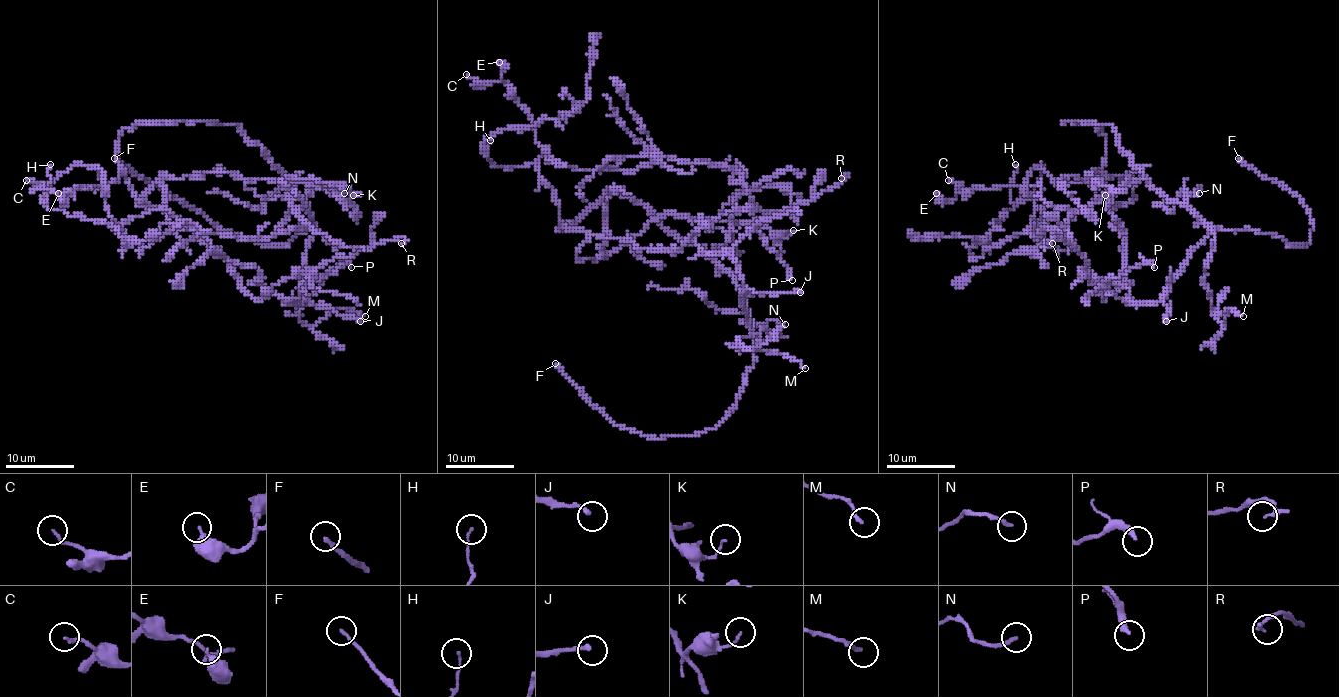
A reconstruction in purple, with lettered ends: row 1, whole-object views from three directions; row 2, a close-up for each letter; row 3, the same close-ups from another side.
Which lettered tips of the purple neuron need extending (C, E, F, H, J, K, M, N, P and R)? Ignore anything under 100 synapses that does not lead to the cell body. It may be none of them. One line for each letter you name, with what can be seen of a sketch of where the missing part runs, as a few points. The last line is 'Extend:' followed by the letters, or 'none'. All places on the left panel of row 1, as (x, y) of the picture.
Extend: F

